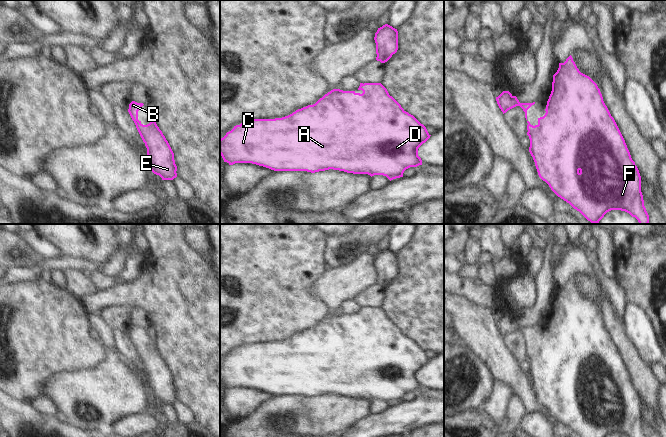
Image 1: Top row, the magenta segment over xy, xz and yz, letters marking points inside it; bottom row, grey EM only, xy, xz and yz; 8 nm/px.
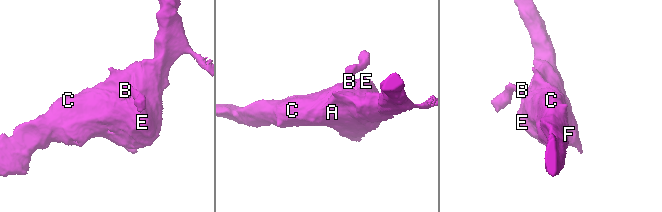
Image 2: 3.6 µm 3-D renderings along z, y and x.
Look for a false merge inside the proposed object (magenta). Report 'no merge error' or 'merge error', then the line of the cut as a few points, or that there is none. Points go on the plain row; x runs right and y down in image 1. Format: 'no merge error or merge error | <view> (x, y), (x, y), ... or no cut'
no merge error | no cut

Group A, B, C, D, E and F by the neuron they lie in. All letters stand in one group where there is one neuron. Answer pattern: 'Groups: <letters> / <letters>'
Groups: A B C D E F

